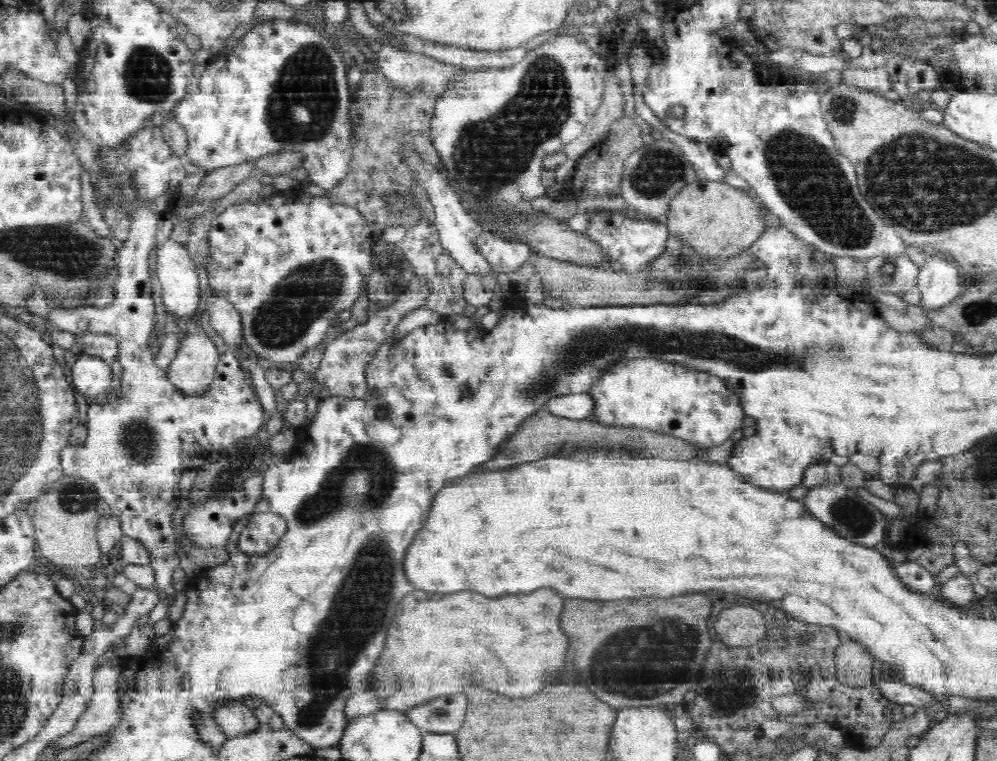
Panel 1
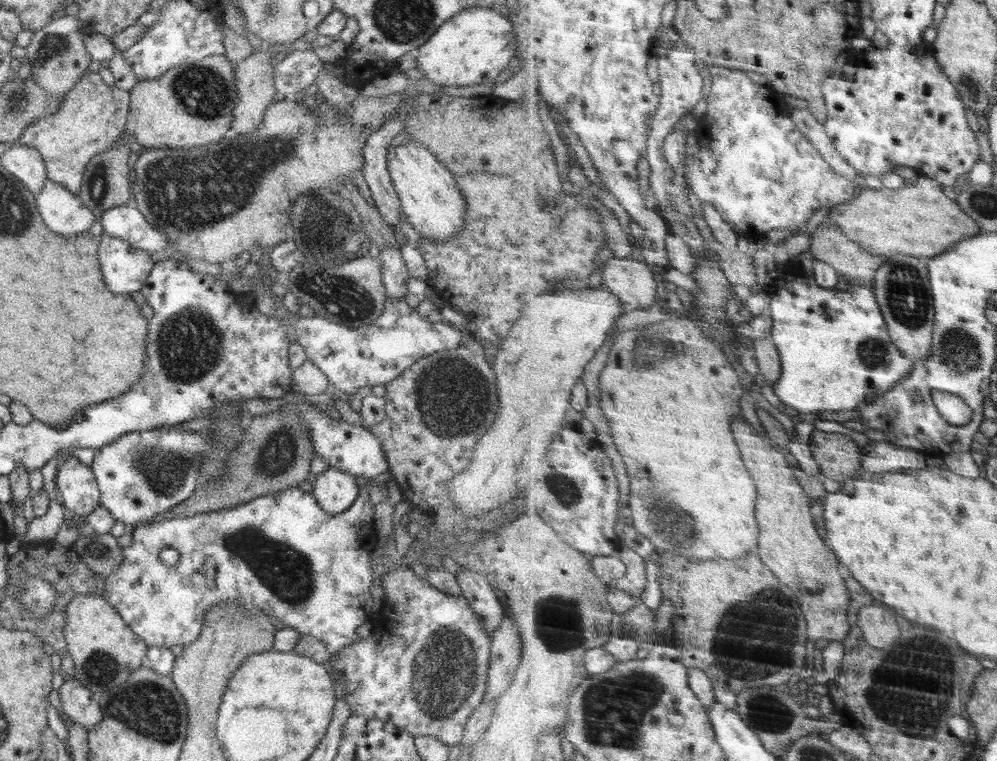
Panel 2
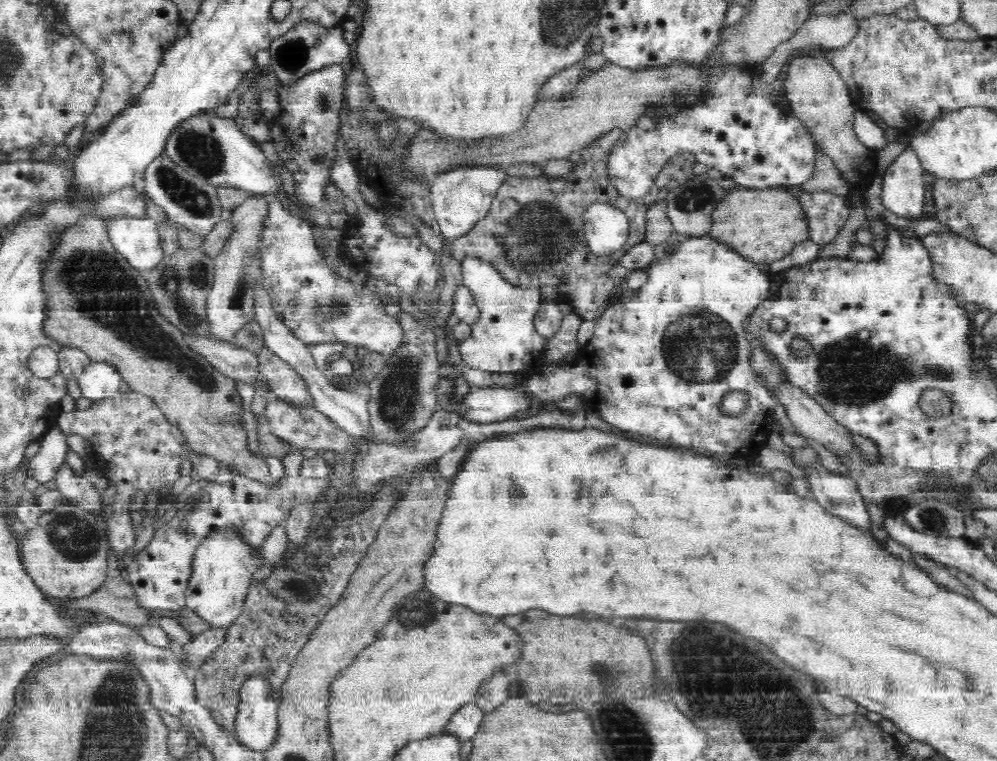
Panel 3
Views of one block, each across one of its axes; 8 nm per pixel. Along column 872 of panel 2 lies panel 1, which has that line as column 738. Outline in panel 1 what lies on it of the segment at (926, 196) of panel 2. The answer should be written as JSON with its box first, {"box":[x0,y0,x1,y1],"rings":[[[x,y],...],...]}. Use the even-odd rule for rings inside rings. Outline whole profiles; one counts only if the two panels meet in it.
{"box":[666,179,764,259],"rings":[[[697,179],[673,196],[666,214],[670,235],[709,259],[726,259],[748,249],[764,230],[763,208],[751,192],[733,188],[724,181]]]}

